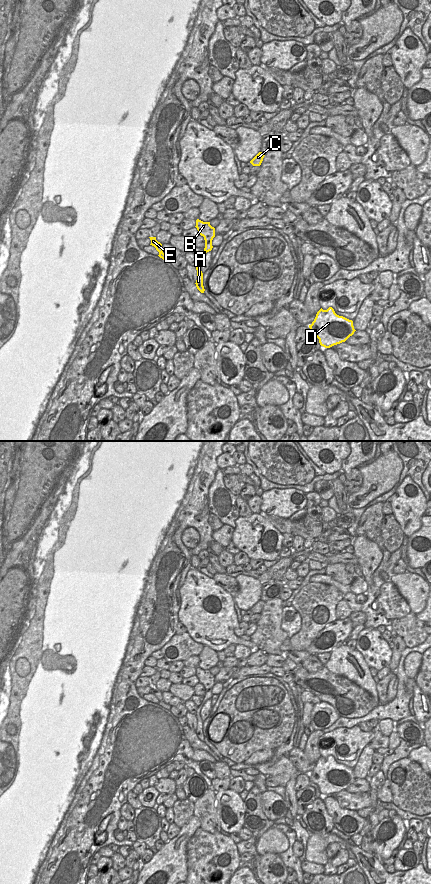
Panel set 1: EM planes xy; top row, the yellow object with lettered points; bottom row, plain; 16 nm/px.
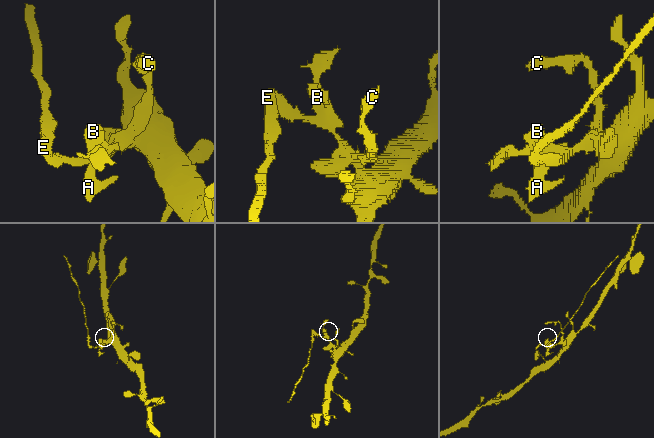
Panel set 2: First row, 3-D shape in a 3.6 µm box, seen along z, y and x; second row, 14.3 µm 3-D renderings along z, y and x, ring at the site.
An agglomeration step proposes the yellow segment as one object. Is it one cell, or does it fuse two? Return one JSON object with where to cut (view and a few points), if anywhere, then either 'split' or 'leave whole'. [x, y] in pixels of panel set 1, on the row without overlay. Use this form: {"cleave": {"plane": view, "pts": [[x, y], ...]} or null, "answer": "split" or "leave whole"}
{"cleave": {"plane": "xy", "pts": [[159, 700], [162, 701]]}, "answer": "split"}

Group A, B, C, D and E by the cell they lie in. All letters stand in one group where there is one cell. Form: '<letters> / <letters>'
A B C D / E

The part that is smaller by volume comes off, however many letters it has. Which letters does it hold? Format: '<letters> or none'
E

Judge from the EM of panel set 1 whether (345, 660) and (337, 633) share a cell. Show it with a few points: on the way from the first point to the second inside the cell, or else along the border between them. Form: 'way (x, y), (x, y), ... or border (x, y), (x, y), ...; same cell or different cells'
border (344, 643), (335, 647), (330, 652); different cells

